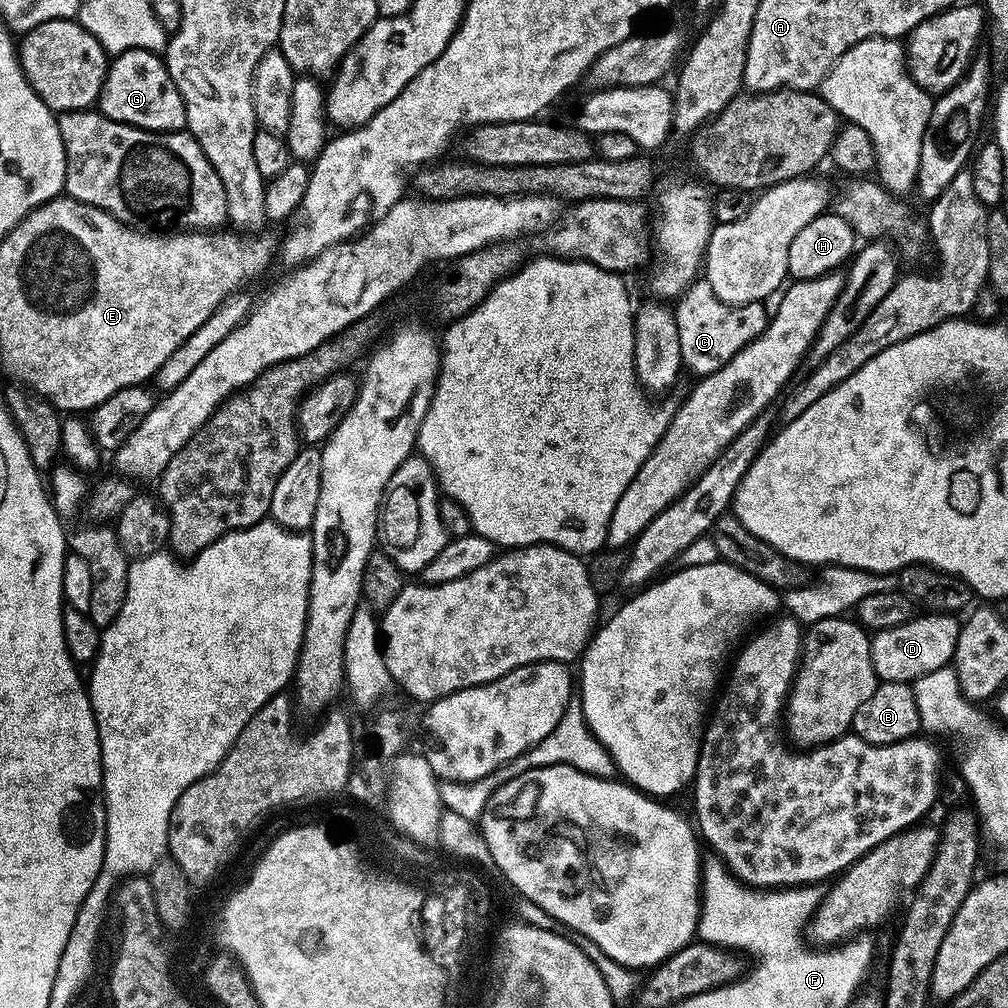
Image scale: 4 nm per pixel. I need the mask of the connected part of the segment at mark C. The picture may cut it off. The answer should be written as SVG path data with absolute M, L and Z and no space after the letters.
M698 280L693 284L678 306L675 305L674 311L684 365L698 374L697 377L703 378L725 368L742 349L764 336L771 324L771 315L765 303L726 304L714 295L713 287L707 280Z

